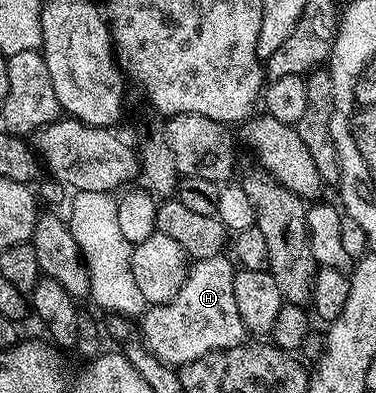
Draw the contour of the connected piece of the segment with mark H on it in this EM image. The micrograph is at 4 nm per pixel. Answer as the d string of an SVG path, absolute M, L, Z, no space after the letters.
M223 254L195 262L187 271L181 292L177 292L171 302L143 311L141 341L147 351L165 365L178 368L206 354L244 345L248 332L243 326L241 314L237 312L237 300L233 297L236 269L236 263Z

